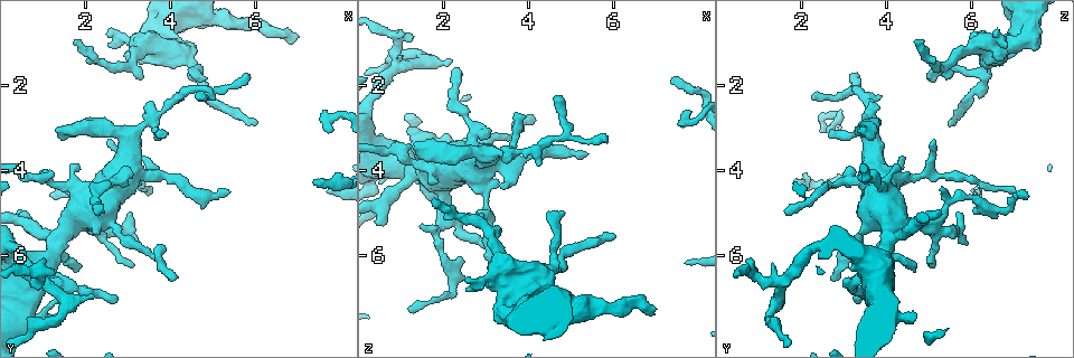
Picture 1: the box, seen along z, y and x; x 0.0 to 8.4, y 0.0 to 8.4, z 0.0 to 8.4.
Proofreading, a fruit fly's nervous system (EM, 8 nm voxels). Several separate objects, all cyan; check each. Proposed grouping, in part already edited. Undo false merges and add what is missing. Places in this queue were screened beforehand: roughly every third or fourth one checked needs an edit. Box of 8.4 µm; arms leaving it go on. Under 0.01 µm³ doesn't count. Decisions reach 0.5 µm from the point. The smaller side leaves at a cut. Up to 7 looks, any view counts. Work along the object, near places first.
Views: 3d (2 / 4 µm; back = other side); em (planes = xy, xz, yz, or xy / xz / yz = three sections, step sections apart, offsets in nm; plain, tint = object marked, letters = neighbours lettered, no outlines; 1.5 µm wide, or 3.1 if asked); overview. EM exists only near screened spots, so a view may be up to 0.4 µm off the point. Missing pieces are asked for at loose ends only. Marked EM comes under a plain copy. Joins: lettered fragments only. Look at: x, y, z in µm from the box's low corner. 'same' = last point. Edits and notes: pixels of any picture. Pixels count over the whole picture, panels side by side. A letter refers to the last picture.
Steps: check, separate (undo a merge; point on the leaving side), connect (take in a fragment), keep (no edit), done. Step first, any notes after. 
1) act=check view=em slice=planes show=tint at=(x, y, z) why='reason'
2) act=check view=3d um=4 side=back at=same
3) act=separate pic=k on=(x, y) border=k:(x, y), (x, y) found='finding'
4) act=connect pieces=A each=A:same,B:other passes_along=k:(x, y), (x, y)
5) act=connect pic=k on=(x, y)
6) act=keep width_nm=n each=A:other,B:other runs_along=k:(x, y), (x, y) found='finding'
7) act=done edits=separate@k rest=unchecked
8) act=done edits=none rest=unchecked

act=check view=em slice=xy step=4 show=tint at=(7.80, 2.70, 2.85) why='abrupt turn'

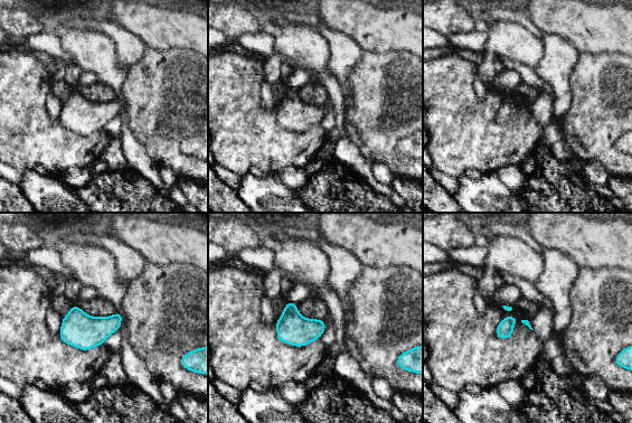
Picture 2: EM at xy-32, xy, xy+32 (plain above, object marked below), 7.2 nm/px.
act=check view=em slice=planes show=letters at=same

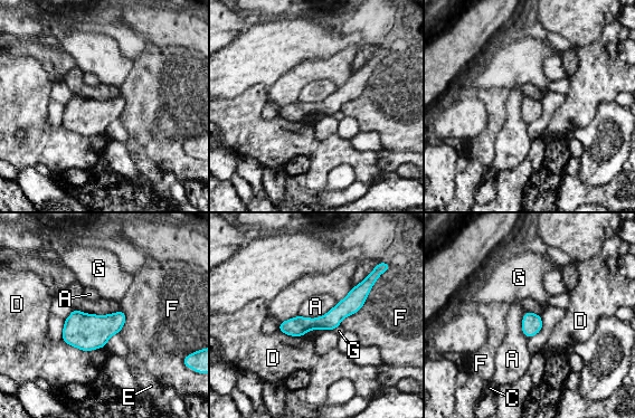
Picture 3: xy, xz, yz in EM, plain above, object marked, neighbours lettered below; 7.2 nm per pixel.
act=keep each=A:other,C:other,D:other,E:other,F:other,G:other found='one neuron here'

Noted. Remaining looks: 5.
act=check view=em slice=xz step=8 show=letters at=(1.40, 3.10, 3.35) why='an open end'

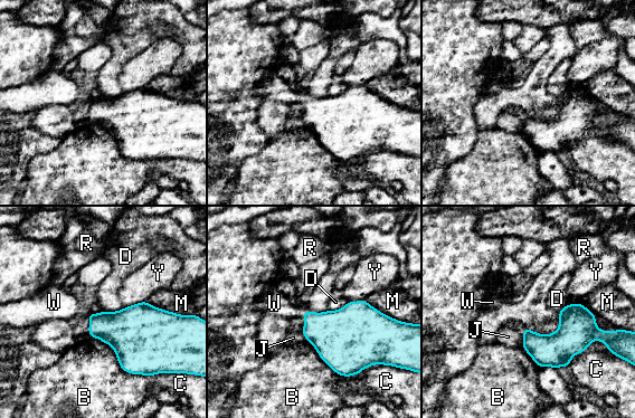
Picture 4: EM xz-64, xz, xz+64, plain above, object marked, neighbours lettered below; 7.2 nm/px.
act=connect pieces=W longest_contact=B:480nm each=B:other,C:other,D:other,J:other,M:other,R:other,W:same,Y:other passes_along=4:(333, 333), (304, 314), (274, 303) found='the neuron continues'

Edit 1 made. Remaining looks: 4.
act=check view=overview

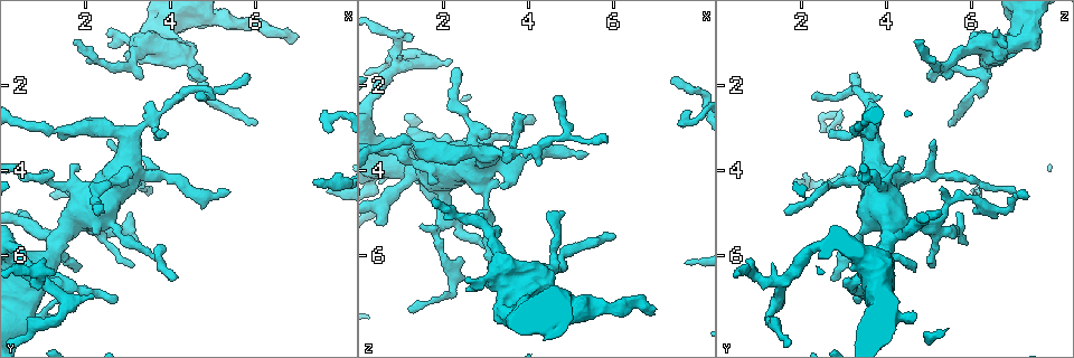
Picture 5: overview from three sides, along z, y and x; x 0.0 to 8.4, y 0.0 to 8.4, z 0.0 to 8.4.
act=check view=em slice=planes show=letters at=(1.55, 4.50, 5.30) why='an open end'

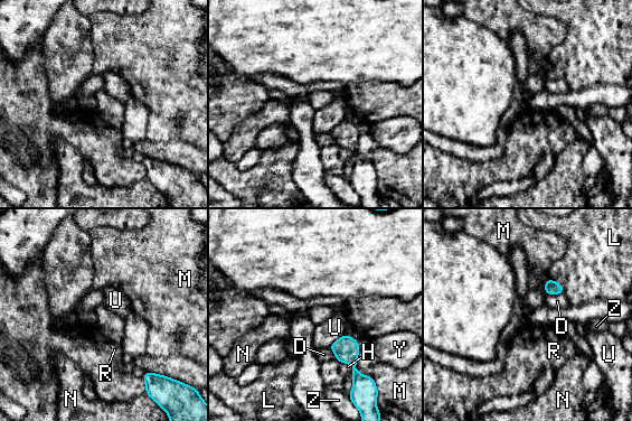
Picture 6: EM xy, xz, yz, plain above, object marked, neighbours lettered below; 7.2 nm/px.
act=keep longest_contact=U:160nm each=D:other,H:other,L:other,M:other,N:other,R:other,U:other,Y:other,Z:other found='none of them fits'

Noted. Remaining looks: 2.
act=done edits=connect@4 rest=unchecked

